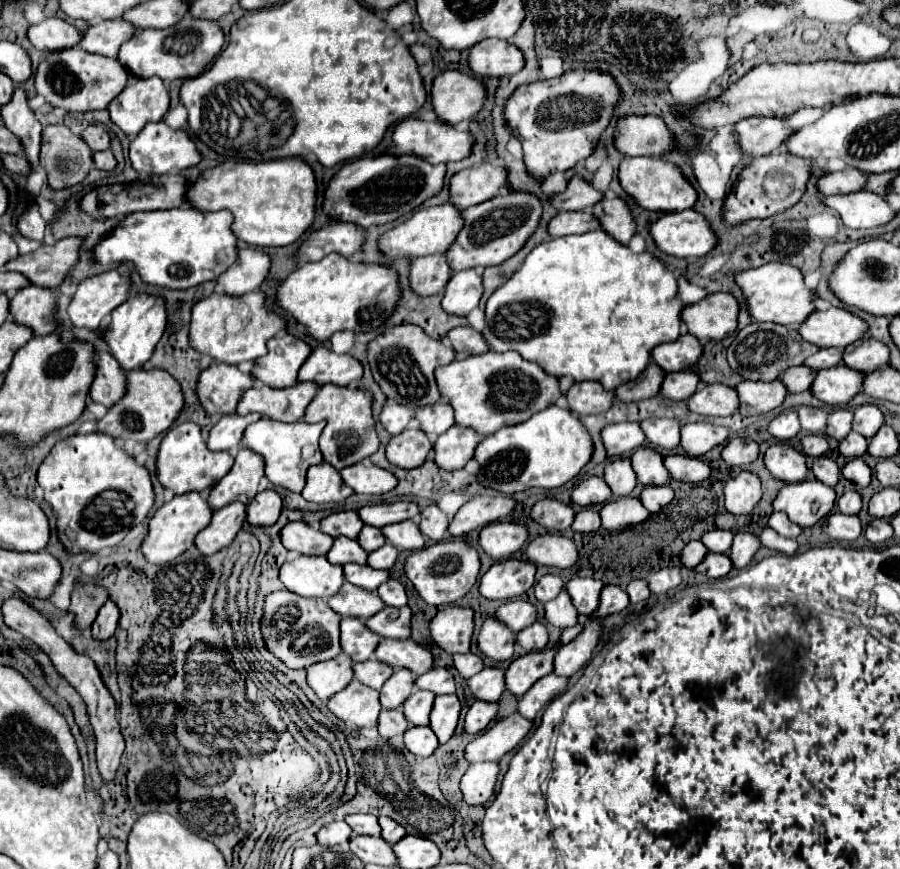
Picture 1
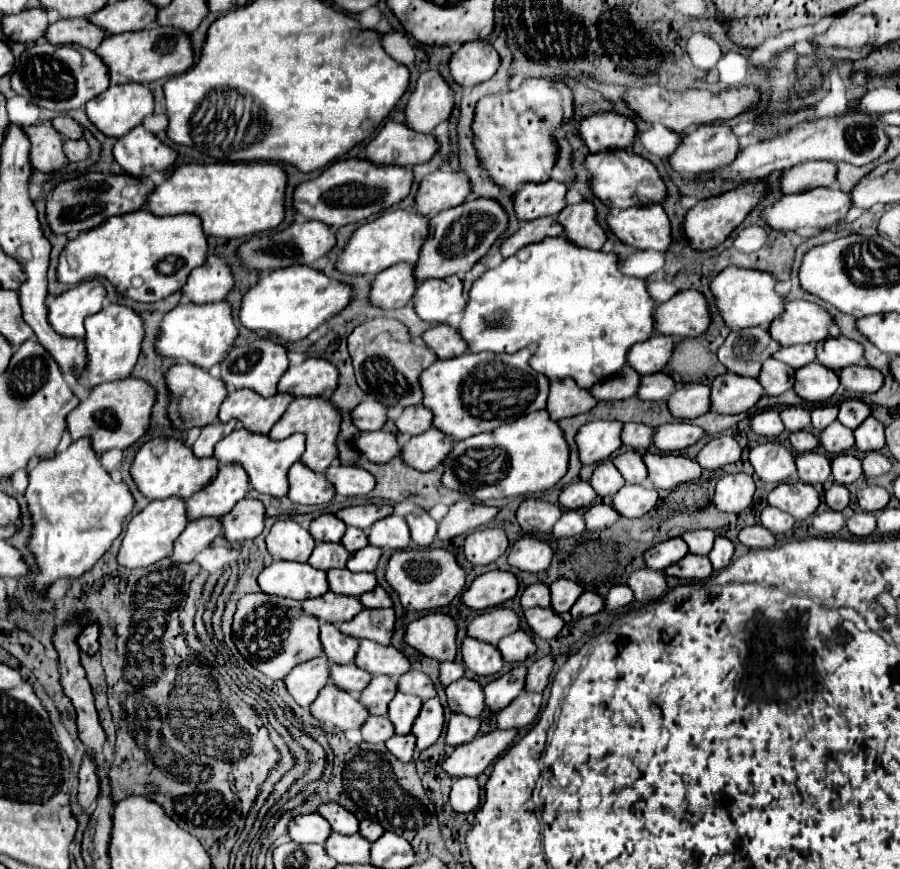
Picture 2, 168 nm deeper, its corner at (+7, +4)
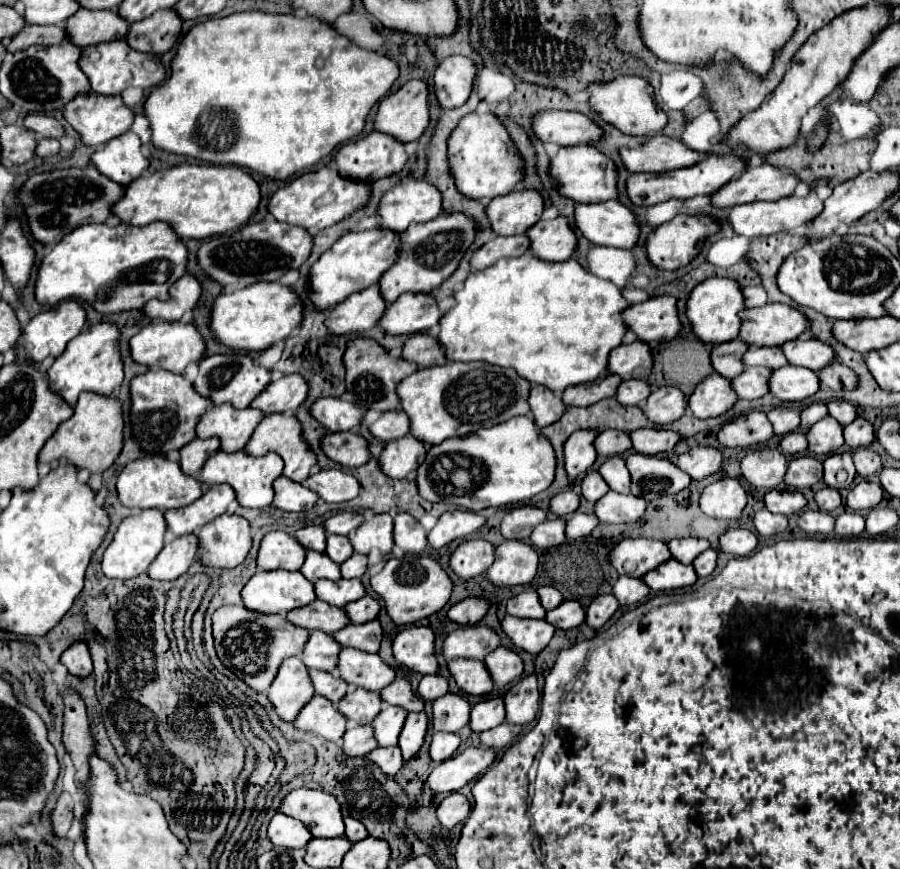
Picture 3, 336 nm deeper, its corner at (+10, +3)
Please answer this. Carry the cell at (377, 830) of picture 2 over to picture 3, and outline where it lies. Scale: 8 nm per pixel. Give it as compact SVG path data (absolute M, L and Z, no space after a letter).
M345 818L345 836L351 842L359 842L365 840L369 836L369 832L365 830L365 826L361 826L361 822L357 822L355 818Z

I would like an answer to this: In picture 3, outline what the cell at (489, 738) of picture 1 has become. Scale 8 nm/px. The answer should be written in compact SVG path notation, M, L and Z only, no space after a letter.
M469 746L463 752L453 754L449 760L443 760L427 778L429 786L437 794L461 790L473 778L477 778L487 766L493 764L497 756L495 748Z

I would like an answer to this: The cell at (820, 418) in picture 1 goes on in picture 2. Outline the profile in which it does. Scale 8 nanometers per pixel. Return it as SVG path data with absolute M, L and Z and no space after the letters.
M786 407L780 411L780 419L788 431L802 431L810 427L810 413L804 407Z

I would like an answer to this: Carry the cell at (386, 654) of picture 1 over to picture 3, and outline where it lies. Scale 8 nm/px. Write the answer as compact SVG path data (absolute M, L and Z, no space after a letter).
M343 648L339 654L339 676L347 684L369 690L383 690L395 680L397 672L391 664L381 660L379 654L369 654L357 648Z

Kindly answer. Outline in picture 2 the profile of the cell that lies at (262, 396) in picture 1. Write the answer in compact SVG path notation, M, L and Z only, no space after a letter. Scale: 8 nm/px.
M240 389L232 391L224 399L224 403L220 405L218 419L222 423L236 419L246 431L268 435L272 425L290 405L290 401L292 401L290 395L272 395L264 399L250 389Z

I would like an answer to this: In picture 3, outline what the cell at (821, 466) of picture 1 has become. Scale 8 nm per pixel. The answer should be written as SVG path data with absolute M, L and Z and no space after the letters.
M801 454L789 462L785 484L791 488L809 488L823 480L823 464L811 454Z

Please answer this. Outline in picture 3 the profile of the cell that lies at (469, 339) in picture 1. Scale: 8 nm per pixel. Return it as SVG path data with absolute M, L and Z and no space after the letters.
M425 332L411 334L407 338L407 342L403 346L403 358L409 362L415 362L421 368L447 362L445 348L441 346L441 342L435 336L429 336Z

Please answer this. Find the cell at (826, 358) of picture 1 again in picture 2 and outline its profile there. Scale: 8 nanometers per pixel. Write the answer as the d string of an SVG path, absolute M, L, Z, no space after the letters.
M812 343L810 345L792 345L792 347L778 349L772 357L778 361L784 361L786 365L790 365L794 369L800 369L800 367L816 361L816 351L814 351Z

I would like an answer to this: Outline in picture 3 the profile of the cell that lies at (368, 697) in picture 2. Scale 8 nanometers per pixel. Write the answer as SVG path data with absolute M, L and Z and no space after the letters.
M355 688L339 702L339 710L355 724L371 724L381 712L381 694L367 688Z

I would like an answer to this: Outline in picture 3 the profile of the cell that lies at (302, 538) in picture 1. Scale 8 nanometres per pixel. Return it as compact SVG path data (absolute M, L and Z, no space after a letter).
M275 530L263 536L257 566L263 570L299 570L305 562L305 546L301 546L287 532Z

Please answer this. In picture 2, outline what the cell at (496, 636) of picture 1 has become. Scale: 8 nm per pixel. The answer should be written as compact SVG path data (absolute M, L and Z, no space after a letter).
M464 639L462 641L462 661L464 665L478 677L488 677L488 675L496 675L504 663L500 653L496 651L496 647L476 641L476 639Z

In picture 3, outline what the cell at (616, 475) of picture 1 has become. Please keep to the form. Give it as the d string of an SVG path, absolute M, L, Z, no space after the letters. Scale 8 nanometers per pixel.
M589 472L581 482L581 494L589 502L597 502L607 492L609 492L609 486L607 486L607 482L603 480L603 476L599 472Z

